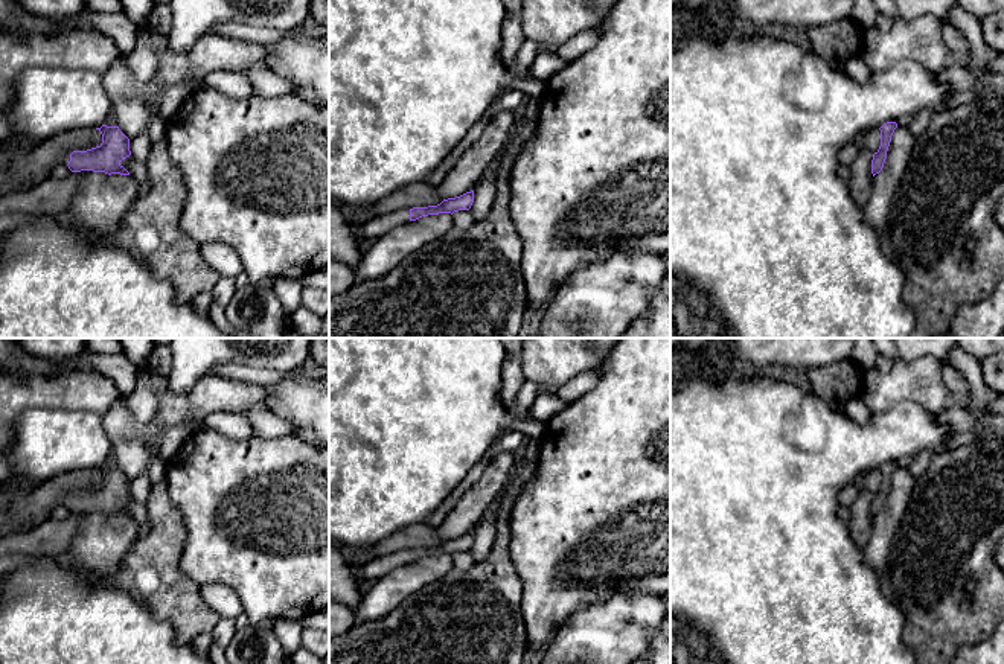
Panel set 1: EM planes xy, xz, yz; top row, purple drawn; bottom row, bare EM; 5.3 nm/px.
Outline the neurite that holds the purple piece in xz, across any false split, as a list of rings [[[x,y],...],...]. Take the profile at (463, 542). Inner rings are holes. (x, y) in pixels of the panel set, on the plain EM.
[[[474,532],[466,533],[456,539],[443,541],[437,547],[428,547],[428,548],[413,548],[413,550],[398,550],[393,553],[382,554],[363,567],[355,570],[355,574],[361,585],[367,586],[387,573],[408,563],[416,562],[422,557],[428,556],[439,556],[439,554],[454,554],[459,551],[469,551],[474,544]]]

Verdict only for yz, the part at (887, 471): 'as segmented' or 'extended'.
as segmented

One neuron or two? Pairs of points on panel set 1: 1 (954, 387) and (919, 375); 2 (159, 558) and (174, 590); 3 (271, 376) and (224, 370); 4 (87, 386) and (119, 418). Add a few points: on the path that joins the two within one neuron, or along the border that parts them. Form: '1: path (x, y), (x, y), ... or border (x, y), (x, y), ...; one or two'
1: border (942, 363), (942, 381), (949, 393); two
2: path (159, 565), (159, 574), (166, 582); one
3: path (259, 375), (236, 372); one
4: border (121, 396), (102, 414); two

